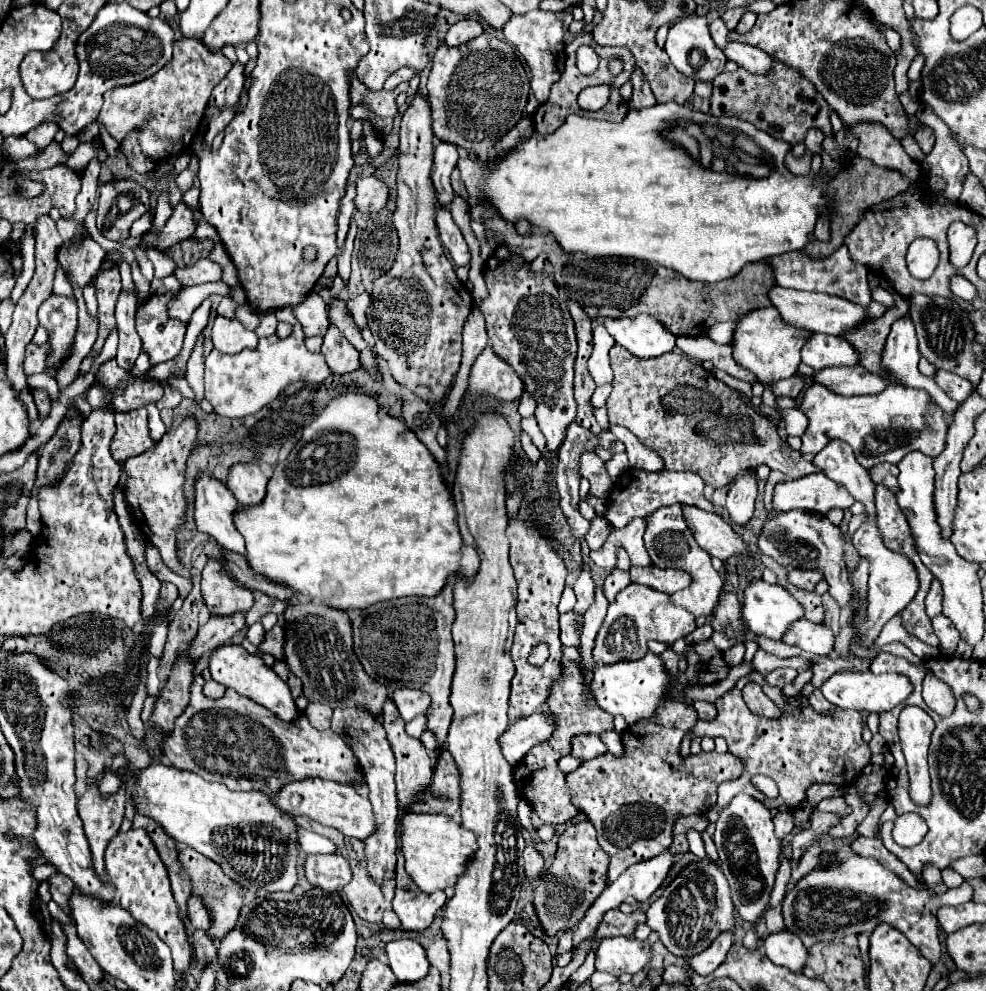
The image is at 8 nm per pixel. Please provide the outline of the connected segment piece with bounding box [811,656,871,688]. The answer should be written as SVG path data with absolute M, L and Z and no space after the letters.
M815 656L811 662L811 672L813 672L813 686L819 688L831 674L839 672L839 670L869 670L871 658L861 660L861 658L819 658Z

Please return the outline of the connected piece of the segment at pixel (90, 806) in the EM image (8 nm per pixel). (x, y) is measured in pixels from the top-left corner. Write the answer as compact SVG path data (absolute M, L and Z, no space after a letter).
M91 784L77 802L79 818L83 820L85 836L93 856L93 870L97 870L101 880L107 880L103 854L105 854L105 848L109 846L109 840L113 840L113 836L117 836L119 832L125 804L127 804L125 792L119 790L117 796L101 798L97 784Z

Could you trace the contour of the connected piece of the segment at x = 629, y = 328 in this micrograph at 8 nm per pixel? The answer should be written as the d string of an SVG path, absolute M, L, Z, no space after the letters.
M645 314L623 320L605 320L603 316L597 316L595 324L605 326L617 344L639 358L651 358L671 352L677 338L669 330L665 330L659 320Z

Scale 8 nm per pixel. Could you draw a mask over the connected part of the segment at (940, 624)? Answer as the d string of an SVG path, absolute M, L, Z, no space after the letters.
M937 616L933 618L933 630L941 642L941 650L945 650L947 654L953 654L959 642L959 632L955 630L955 626L951 624L951 620L947 620L947 616Z

